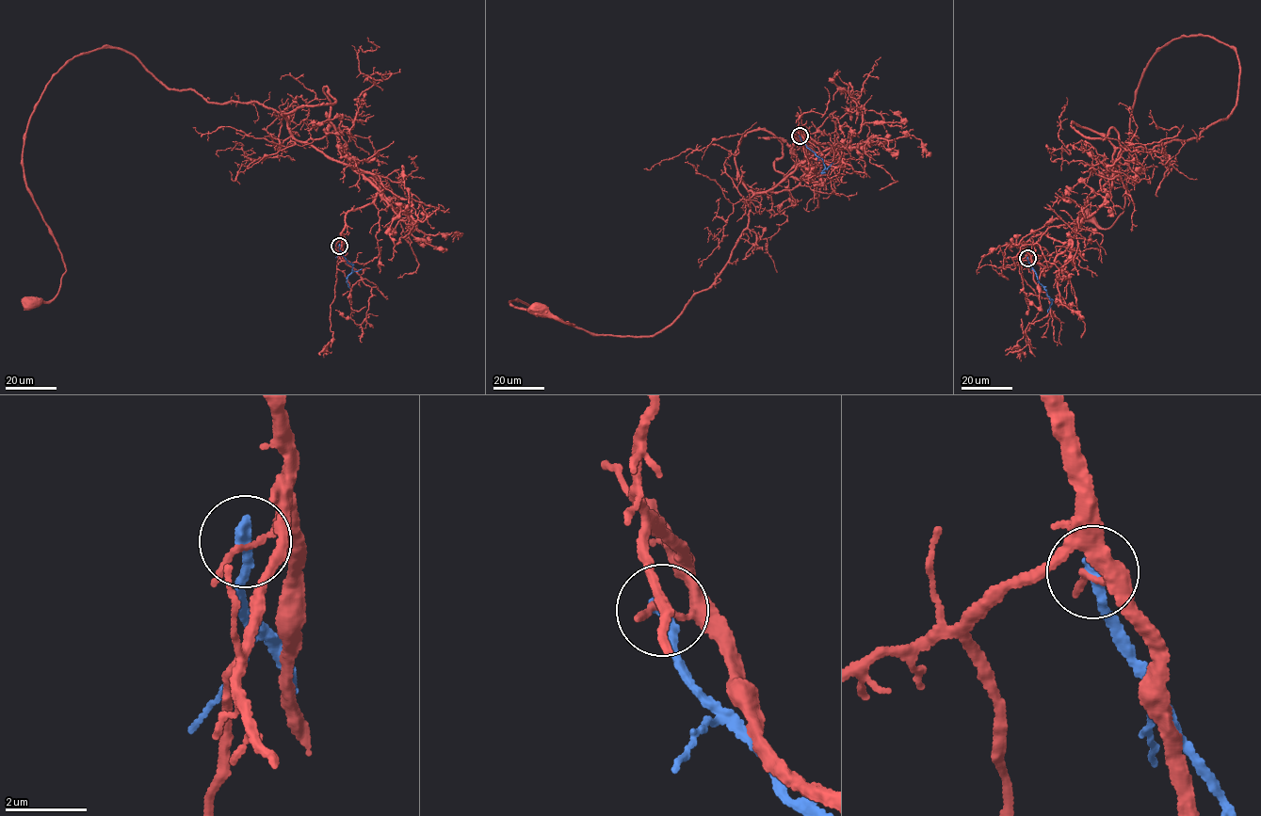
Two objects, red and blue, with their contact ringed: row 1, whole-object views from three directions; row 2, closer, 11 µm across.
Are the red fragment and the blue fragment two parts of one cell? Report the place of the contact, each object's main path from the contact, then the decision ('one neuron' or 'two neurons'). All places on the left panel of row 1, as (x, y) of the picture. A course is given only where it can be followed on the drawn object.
at (339, 246); red runs (339, 246), (373, 175), (284, 111), (102, 47), (26, 133), (66, 271), (31, 303); blue runs (339, 246), (342, 255), (352, 265), (352, 272), (347, 277), (349, 288); two neurons

